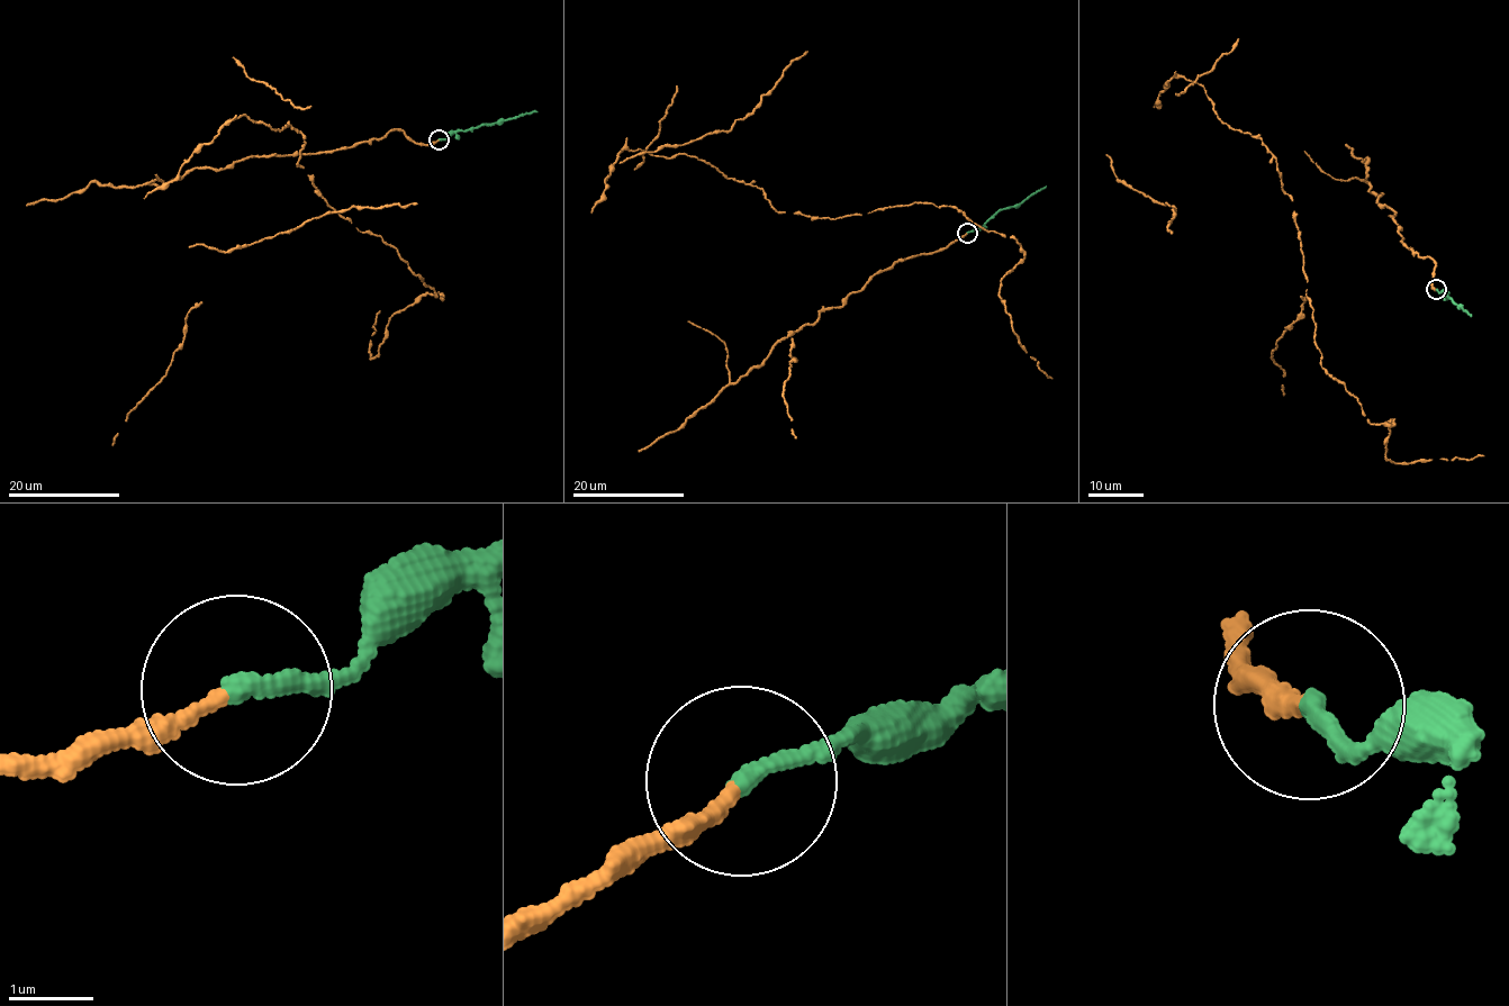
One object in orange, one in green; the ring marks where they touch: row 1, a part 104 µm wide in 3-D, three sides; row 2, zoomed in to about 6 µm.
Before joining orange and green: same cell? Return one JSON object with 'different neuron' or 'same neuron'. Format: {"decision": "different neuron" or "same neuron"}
{"decision": "different neuron"}

